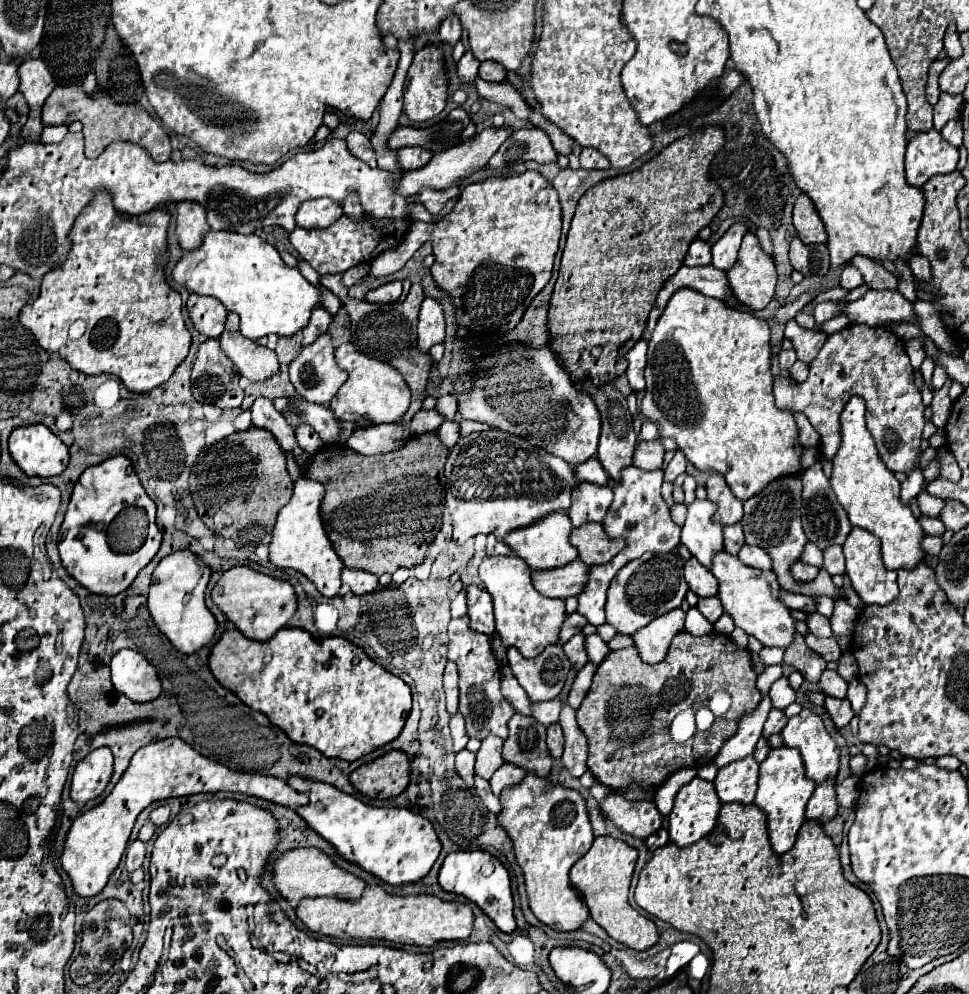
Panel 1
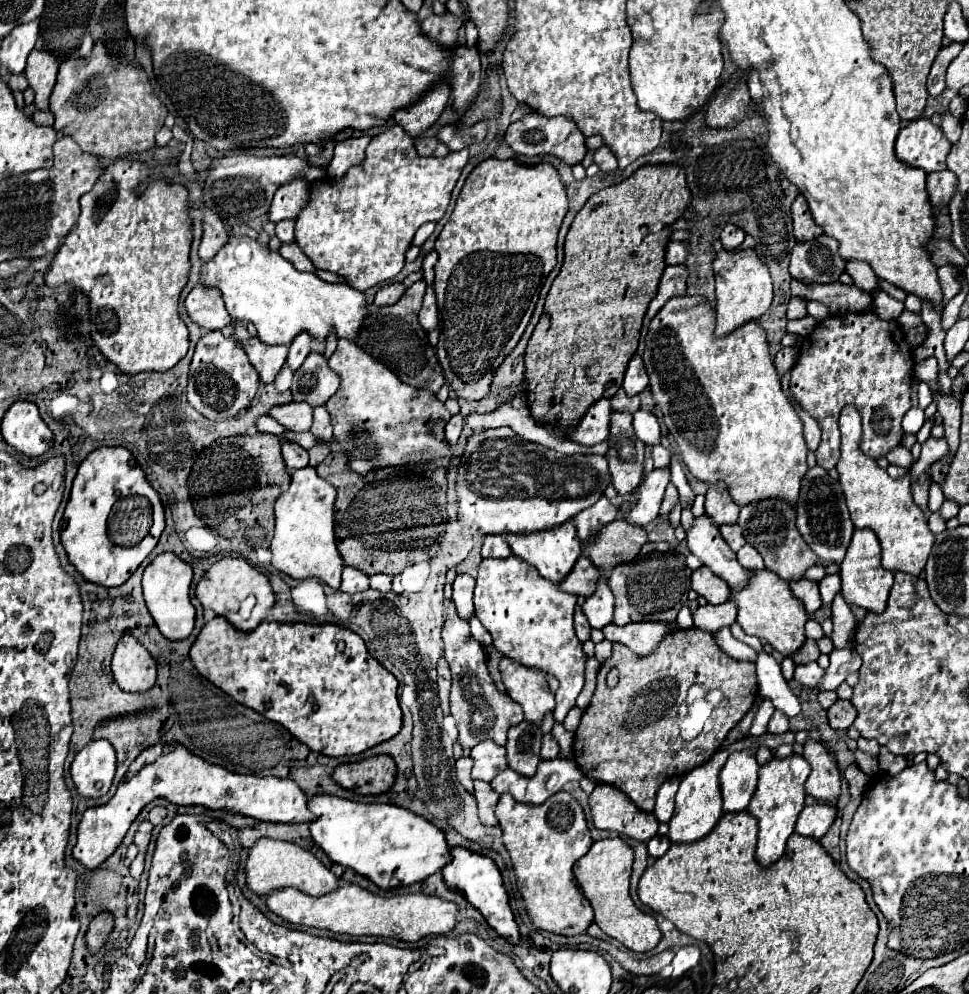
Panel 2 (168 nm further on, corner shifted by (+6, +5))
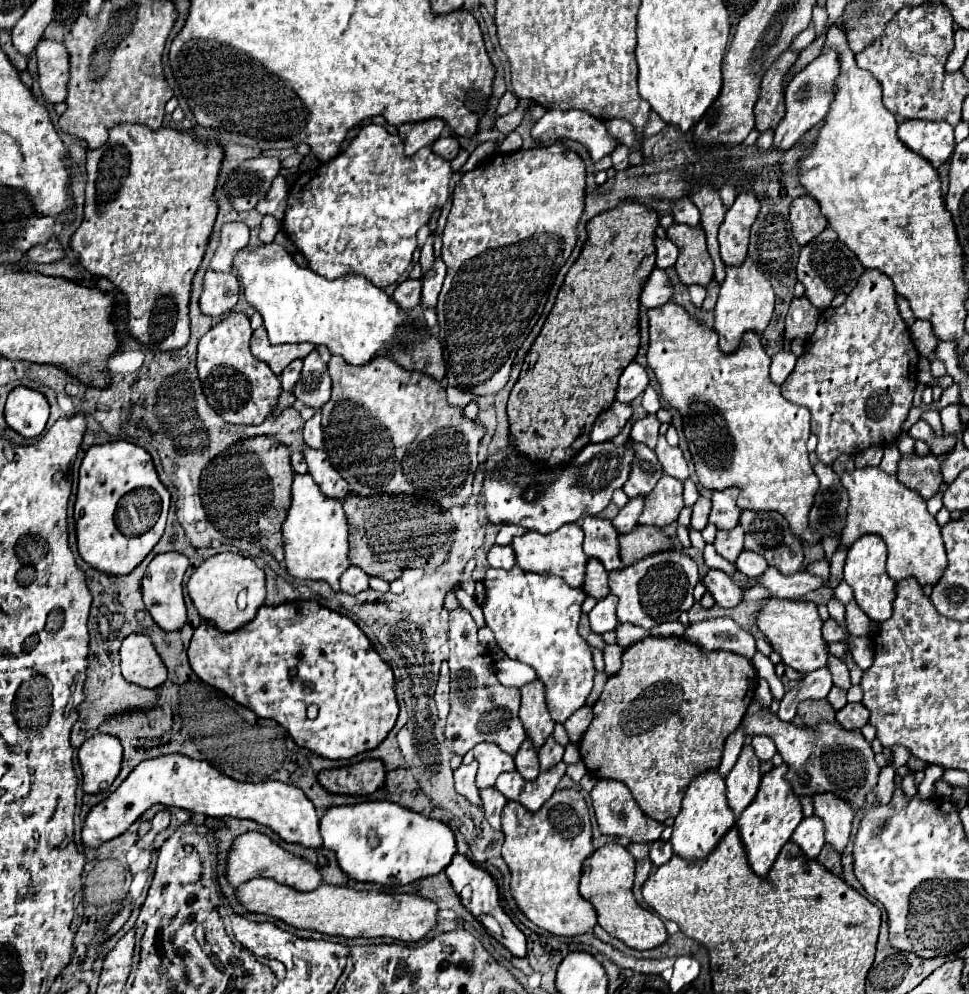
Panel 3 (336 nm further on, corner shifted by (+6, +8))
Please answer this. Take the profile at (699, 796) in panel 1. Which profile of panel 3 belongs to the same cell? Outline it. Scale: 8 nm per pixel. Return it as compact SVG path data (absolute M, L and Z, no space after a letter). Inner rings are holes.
M707 770L689 782L685 790L685 798L681 802L681 812L675 818L673 824L673 836L671 844L677 856L683 858L703 858L707 856L715 844L721 840L721 836L735 824L735 816L729 810L727 796L725 796L725 780L719 774L719 770Z

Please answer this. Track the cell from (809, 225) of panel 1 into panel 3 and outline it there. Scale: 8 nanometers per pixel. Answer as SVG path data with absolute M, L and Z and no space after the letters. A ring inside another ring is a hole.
M807 194L791 202L789 222L793 226L793 236L801 246L811 242L815 236L819 236L827 228L827 220L819 210L817 200L813 200Z

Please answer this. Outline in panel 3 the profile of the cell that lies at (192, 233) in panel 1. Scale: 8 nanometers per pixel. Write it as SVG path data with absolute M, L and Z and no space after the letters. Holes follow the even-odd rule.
M227 222L219 234L219 246L211 258L211 268L215 272L229 272L233 254L245 248L249 242L249 228L243 222Z

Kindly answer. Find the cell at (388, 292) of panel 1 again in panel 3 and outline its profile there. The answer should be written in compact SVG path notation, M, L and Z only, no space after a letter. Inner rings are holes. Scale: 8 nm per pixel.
M405 280L401 282L391 296L403 310L415 308L421 298L421 280Z

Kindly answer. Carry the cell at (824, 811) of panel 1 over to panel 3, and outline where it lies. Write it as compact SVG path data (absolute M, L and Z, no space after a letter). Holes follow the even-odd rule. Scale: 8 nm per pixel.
M815 814L803 818L801 824L795 828L791 840L805 852L807 858L817 858L825 844L825 830L821 818L817 818Z

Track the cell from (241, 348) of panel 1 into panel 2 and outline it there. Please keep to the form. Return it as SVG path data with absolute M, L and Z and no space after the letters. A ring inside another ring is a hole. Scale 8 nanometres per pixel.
M245 325L233 327L233 337L237 337L251 361L251 365L259 371L263 383L273 383L275 375L285 365L289 349L283 345L265 345L257 337L253 337Z

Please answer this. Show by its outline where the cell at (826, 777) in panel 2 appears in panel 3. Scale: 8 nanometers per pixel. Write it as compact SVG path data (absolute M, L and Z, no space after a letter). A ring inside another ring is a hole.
M815 792L813 794L815 816L819 816L825 824L825 838L837 850L843 852L853 822L853 808L837 798L833 792Z

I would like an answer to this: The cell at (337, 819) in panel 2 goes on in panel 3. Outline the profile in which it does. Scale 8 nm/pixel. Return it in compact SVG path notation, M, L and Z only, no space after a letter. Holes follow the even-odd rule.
M359 802L331 806L321 816L323 846L333 850L349 878L387 886L391 878L409 884L441 872L457 852L453 830L433 818L425 818L395 802Z

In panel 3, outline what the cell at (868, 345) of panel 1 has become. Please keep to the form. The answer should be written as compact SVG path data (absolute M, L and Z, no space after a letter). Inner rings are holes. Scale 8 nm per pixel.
M875 268L865 270L843 306L827 308L819 314L819 324L809 338L809 344L805 344L793 372L781 384L781 394L787 400L811 410L811 432L819 438L815 450L819 462L831 464L839 454L855 456L869 446L885 448L897 442L913 402L917 362L919 352L915 350L909 328L895 306L895 288L891 278Z

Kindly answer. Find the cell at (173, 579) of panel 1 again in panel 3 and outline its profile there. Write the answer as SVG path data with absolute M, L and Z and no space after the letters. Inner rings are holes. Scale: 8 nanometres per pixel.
M165 552L165 554L157 554L145 570L143 602L145 602L145 608L149 610L149 614L153 616L155 624L165 632L181 630L187 622L187 608L185 608L185 600L183 600L183 576L185 576L187 566L189 566L189 560L185 554Z

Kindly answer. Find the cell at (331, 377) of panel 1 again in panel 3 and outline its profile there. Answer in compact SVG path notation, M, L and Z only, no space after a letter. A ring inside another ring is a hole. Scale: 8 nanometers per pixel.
M313 350L303 360L303 372L293 388L295 398L309 406L309 408L321 408L331 398L331 378L327 374L327 364L321 360L319 352Z

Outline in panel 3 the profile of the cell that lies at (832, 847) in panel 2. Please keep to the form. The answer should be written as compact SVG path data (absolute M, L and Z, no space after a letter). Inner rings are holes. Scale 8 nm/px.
M825 844L817 858L825 864L825 868L833 870L833 874L841 874L841 854L835 848L831 848L831 844Z

